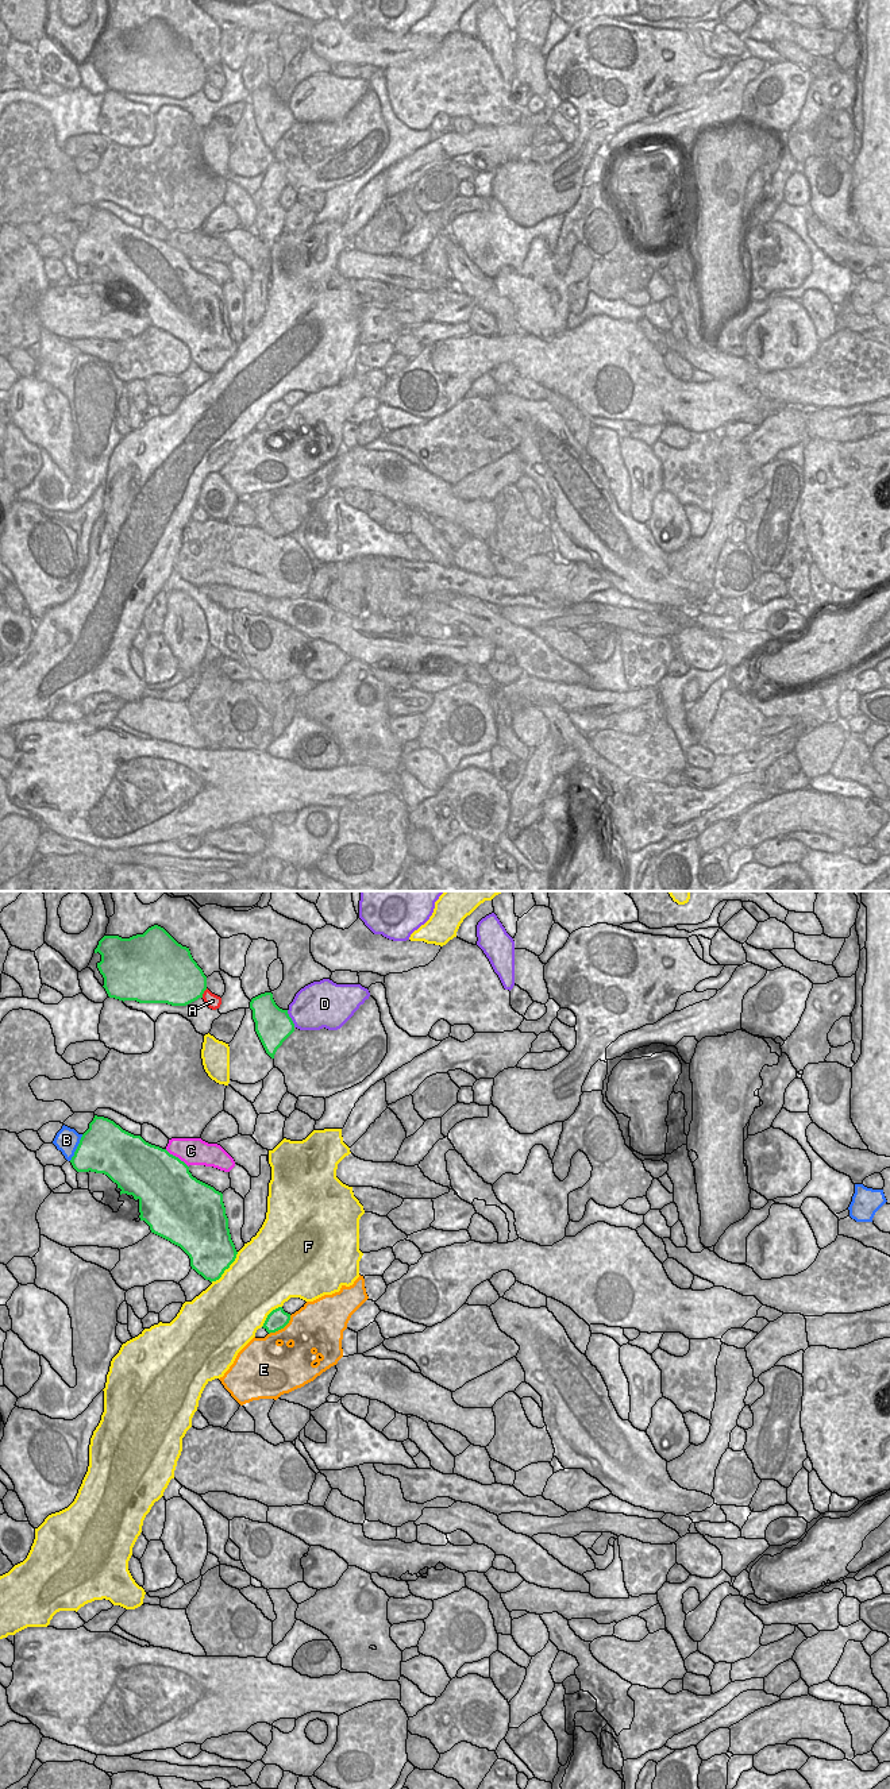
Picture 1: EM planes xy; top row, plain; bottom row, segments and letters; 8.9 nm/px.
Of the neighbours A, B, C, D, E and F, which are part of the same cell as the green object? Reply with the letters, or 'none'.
none

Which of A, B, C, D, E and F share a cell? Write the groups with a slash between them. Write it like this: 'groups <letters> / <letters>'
groups A / B / C / D / E / F

